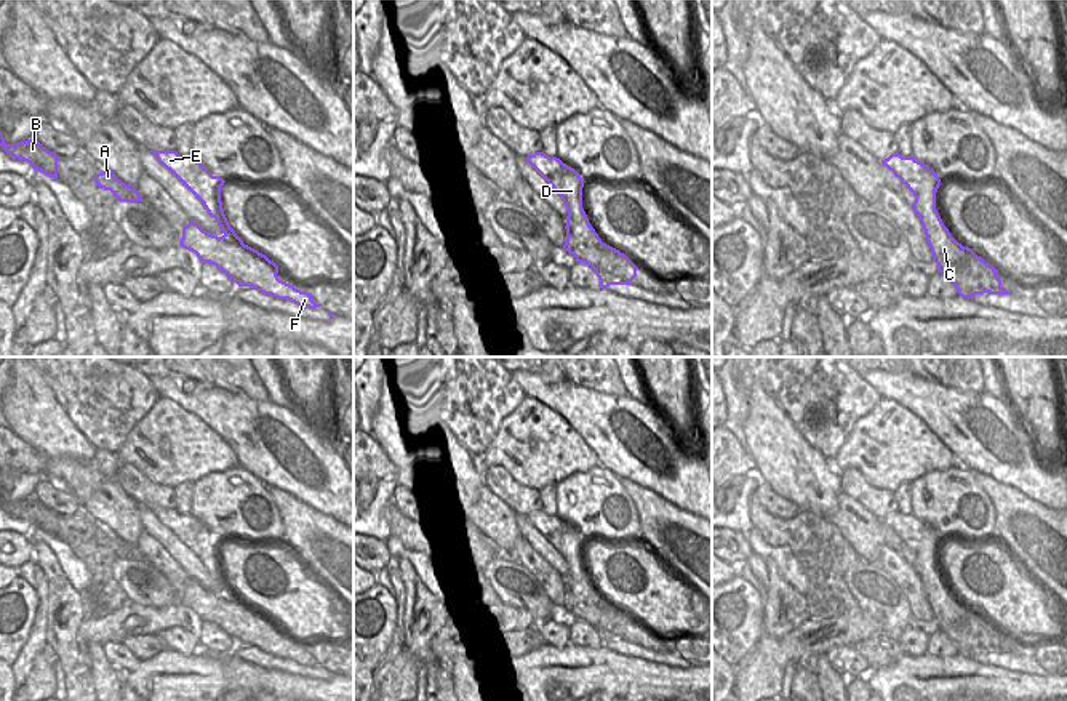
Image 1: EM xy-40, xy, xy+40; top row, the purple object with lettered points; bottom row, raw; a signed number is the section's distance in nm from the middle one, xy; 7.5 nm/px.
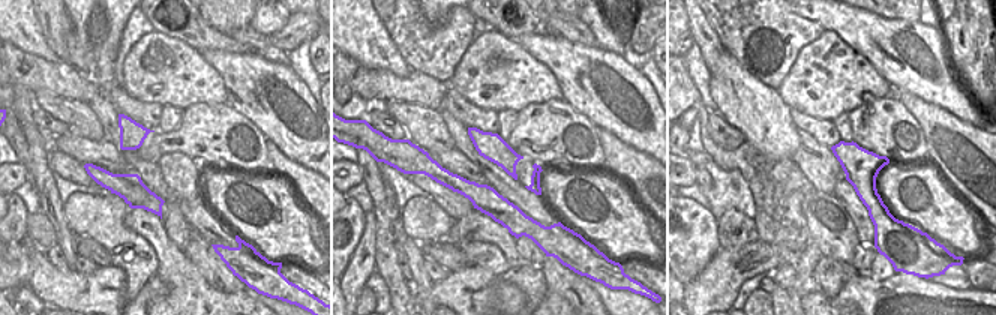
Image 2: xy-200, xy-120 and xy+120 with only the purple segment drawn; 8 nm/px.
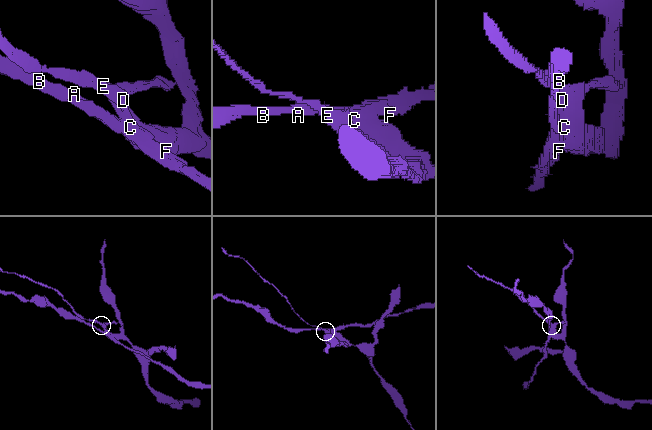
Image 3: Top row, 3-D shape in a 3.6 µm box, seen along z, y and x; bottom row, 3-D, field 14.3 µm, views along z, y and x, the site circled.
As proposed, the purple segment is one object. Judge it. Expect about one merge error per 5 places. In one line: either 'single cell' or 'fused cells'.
fused cells

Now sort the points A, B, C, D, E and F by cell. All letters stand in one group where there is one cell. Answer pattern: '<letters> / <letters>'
A B F / C D E

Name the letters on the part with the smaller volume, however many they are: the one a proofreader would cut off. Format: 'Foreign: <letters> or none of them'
Foreign: A, B, F

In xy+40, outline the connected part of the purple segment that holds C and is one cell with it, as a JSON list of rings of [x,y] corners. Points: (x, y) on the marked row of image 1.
[[[899,152],[881,160],[883,166],[894,173],[913,194],[917,213],[926,235],[926,242],[937,264],[937,272],[957,288],[961,298],[973,299],[976,294],[1011,294],[1001,286],[998,270],[977,256],[971,248],[958,243],[944,226],[936,210],[936,192],[941,186],[933,168]]]

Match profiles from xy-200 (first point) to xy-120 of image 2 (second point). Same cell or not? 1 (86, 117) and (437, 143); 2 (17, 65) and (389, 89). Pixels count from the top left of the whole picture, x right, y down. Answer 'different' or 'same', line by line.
1: same
2: same

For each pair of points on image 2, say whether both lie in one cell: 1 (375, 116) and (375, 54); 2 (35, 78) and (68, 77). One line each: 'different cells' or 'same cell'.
1: different cells
2: same cell

